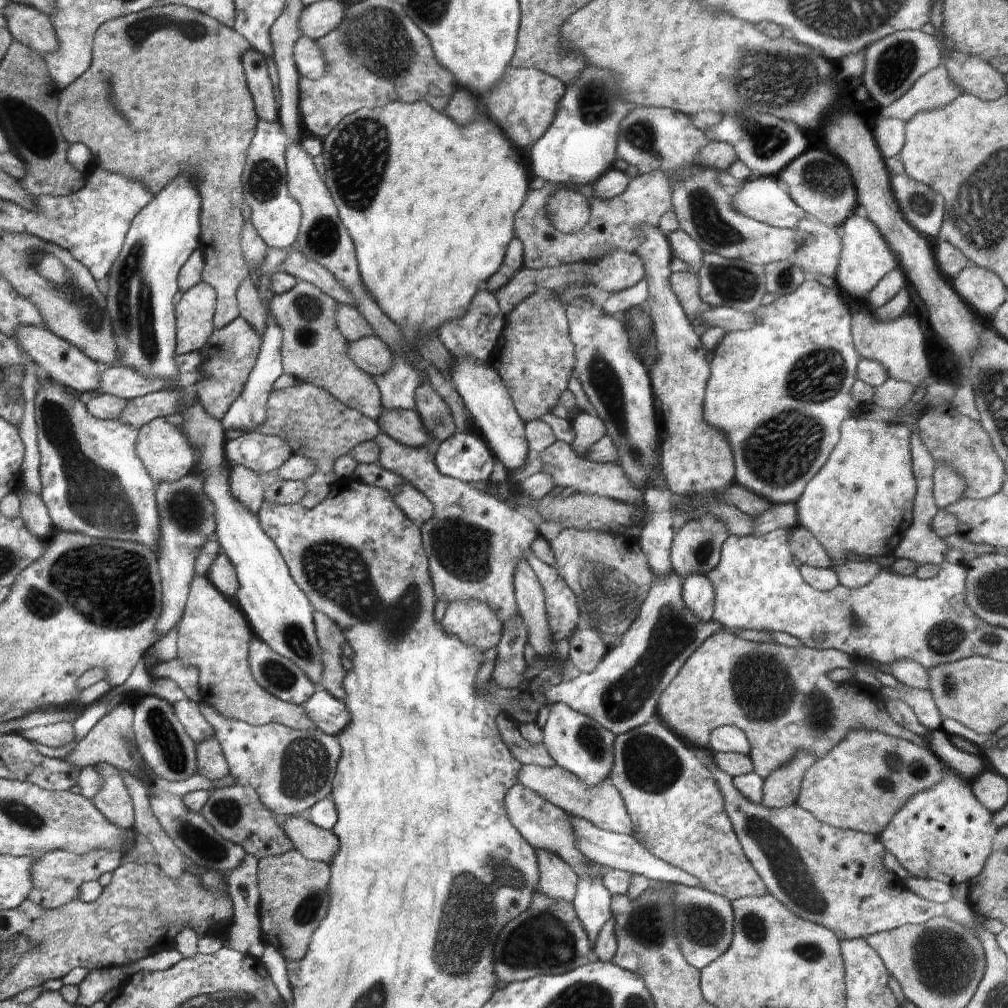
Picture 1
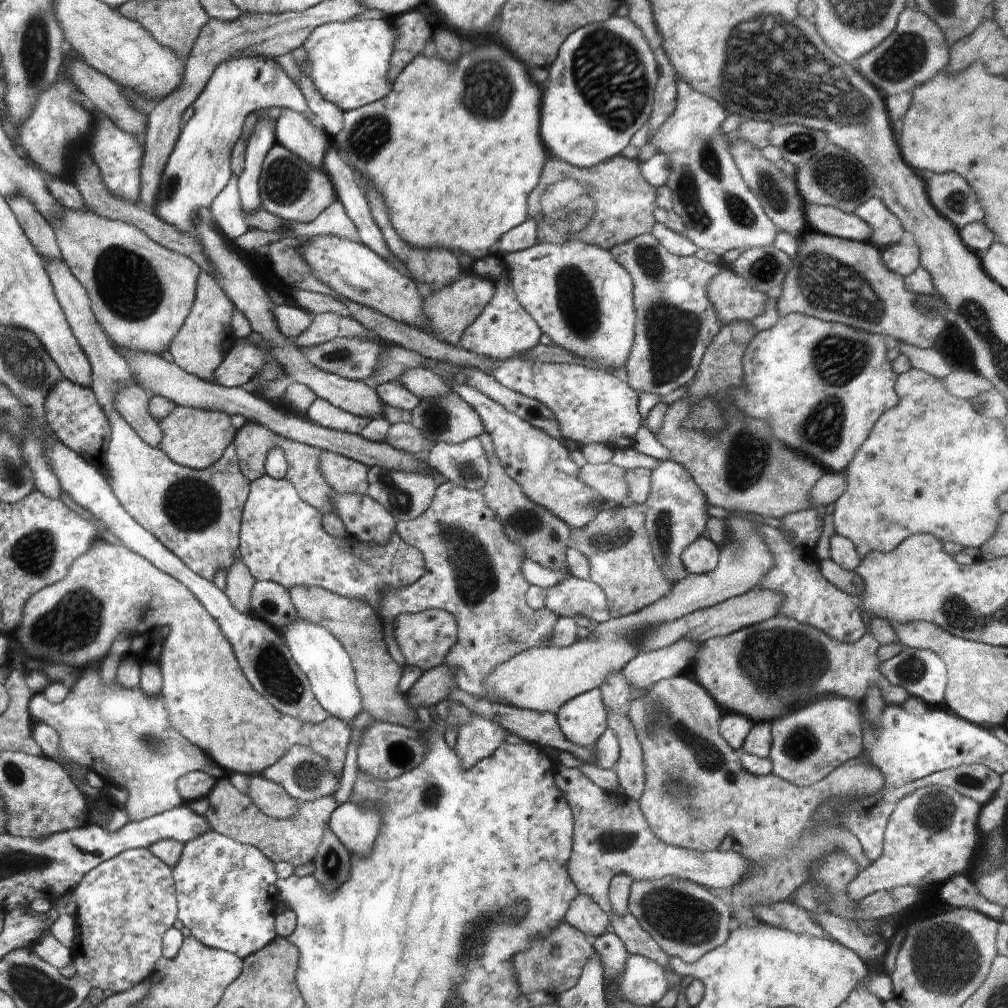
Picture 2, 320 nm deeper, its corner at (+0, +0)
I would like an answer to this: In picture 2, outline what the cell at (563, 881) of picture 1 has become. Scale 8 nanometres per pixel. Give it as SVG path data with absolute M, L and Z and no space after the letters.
M579 894L568 907L564 922L583 932L590 940L607 932L610 916L587 894Z

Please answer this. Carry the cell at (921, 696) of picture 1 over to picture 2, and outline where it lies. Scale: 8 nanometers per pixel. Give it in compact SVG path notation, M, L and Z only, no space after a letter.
M903 647L898 655L878 664L878 670L888 678L892 686L902 686L910 696L923 700L928 706L938 707L944 702L947 685L946 665L932 650Z

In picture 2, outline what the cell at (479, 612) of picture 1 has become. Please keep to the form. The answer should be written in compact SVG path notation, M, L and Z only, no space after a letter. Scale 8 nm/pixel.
M426 609L417 613L400 613L394 622L394 636L405 658L405 665L417 666L424 672L445 662L446 654L456 644L458 626L455 616L442 609Z

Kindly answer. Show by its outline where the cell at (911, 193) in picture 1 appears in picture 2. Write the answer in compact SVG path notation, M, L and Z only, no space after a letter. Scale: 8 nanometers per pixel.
M916 171L926 184L926 196L930 204L944 220L948 220L956 229L966 227L968 224L982 222L985 210L979 203L979 196L972 192L970 184L954 174L928 174Z

